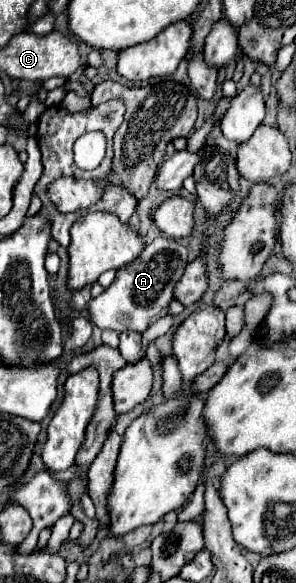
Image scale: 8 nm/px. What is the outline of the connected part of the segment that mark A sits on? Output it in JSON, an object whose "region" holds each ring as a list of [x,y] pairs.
{"region":[[[163,236],[155,238],[143,252],[127,266],[117,270],[117,276],[109,288],[103,290],[97,298],[89,300],[89,318],[101,330],[109,328],[115,332],[137,330],[145,332],[149,320],[163,314],[173,300],[173,288],[179,282],[183,270],[187,266],[187,248],[177,240],[167,240]]]}

